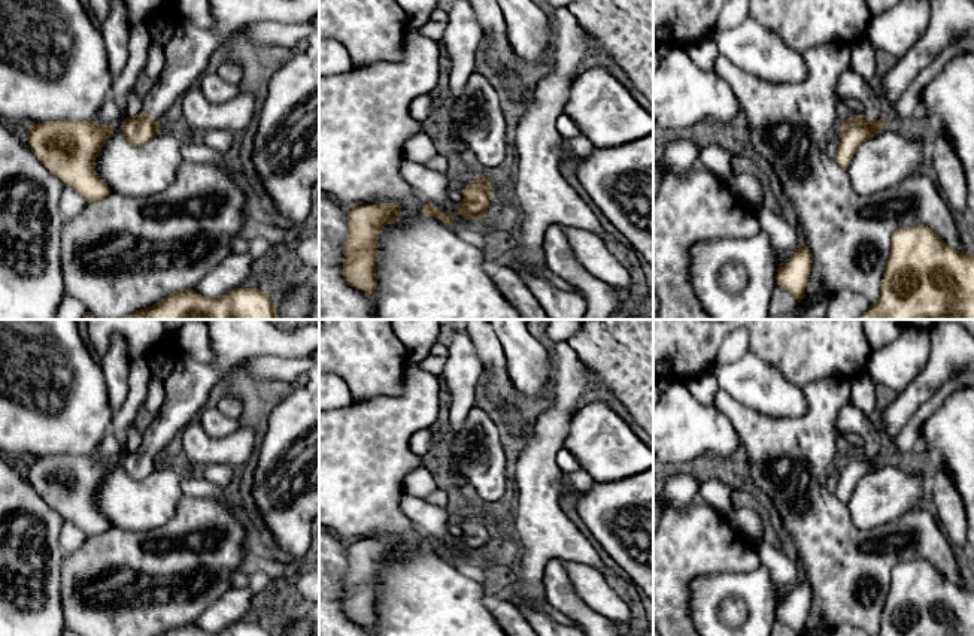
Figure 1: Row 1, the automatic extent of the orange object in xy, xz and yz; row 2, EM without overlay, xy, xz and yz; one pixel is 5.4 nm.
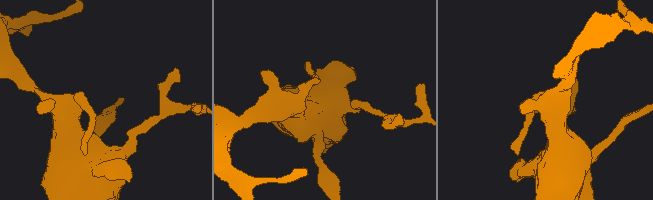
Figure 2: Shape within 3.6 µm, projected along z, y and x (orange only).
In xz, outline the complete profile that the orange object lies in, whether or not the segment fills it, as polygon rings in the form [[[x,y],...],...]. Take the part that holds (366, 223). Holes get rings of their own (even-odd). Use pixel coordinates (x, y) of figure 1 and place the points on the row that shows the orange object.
[[[397,203],[364,205],[348,212],[343,245],[343,279],[348,285],[371,294],[377,285],[376,263],[379,234],[401,216]]]

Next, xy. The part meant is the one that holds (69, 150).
[[[45,121],[25,127],[28,148],[66,187],[76,190],[87,203],[110,196],[95,170],[95,160],[115,125],[95,121]]]

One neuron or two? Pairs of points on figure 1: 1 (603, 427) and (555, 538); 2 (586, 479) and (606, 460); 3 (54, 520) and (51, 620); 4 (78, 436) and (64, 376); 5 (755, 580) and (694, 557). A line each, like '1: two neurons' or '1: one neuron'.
1: two neurons
2: two neurons
3: one neuron
4: one neuron
5: two neurons

